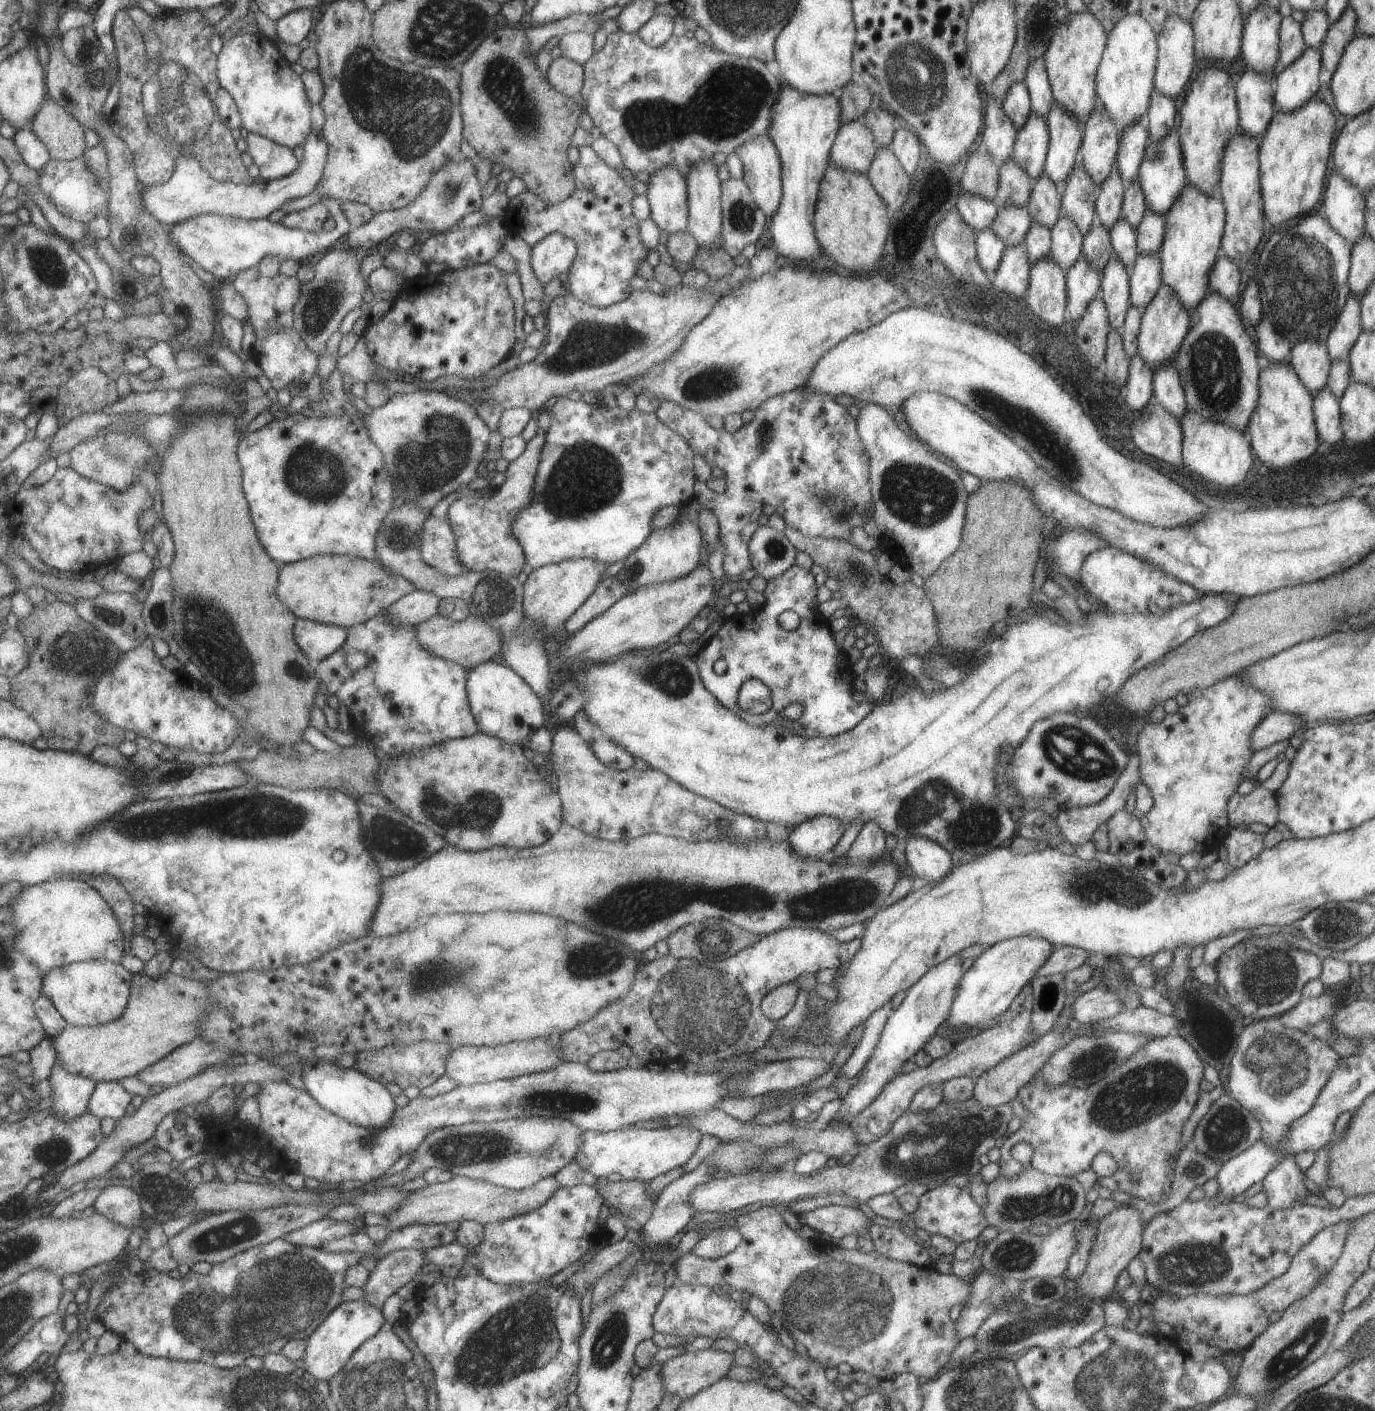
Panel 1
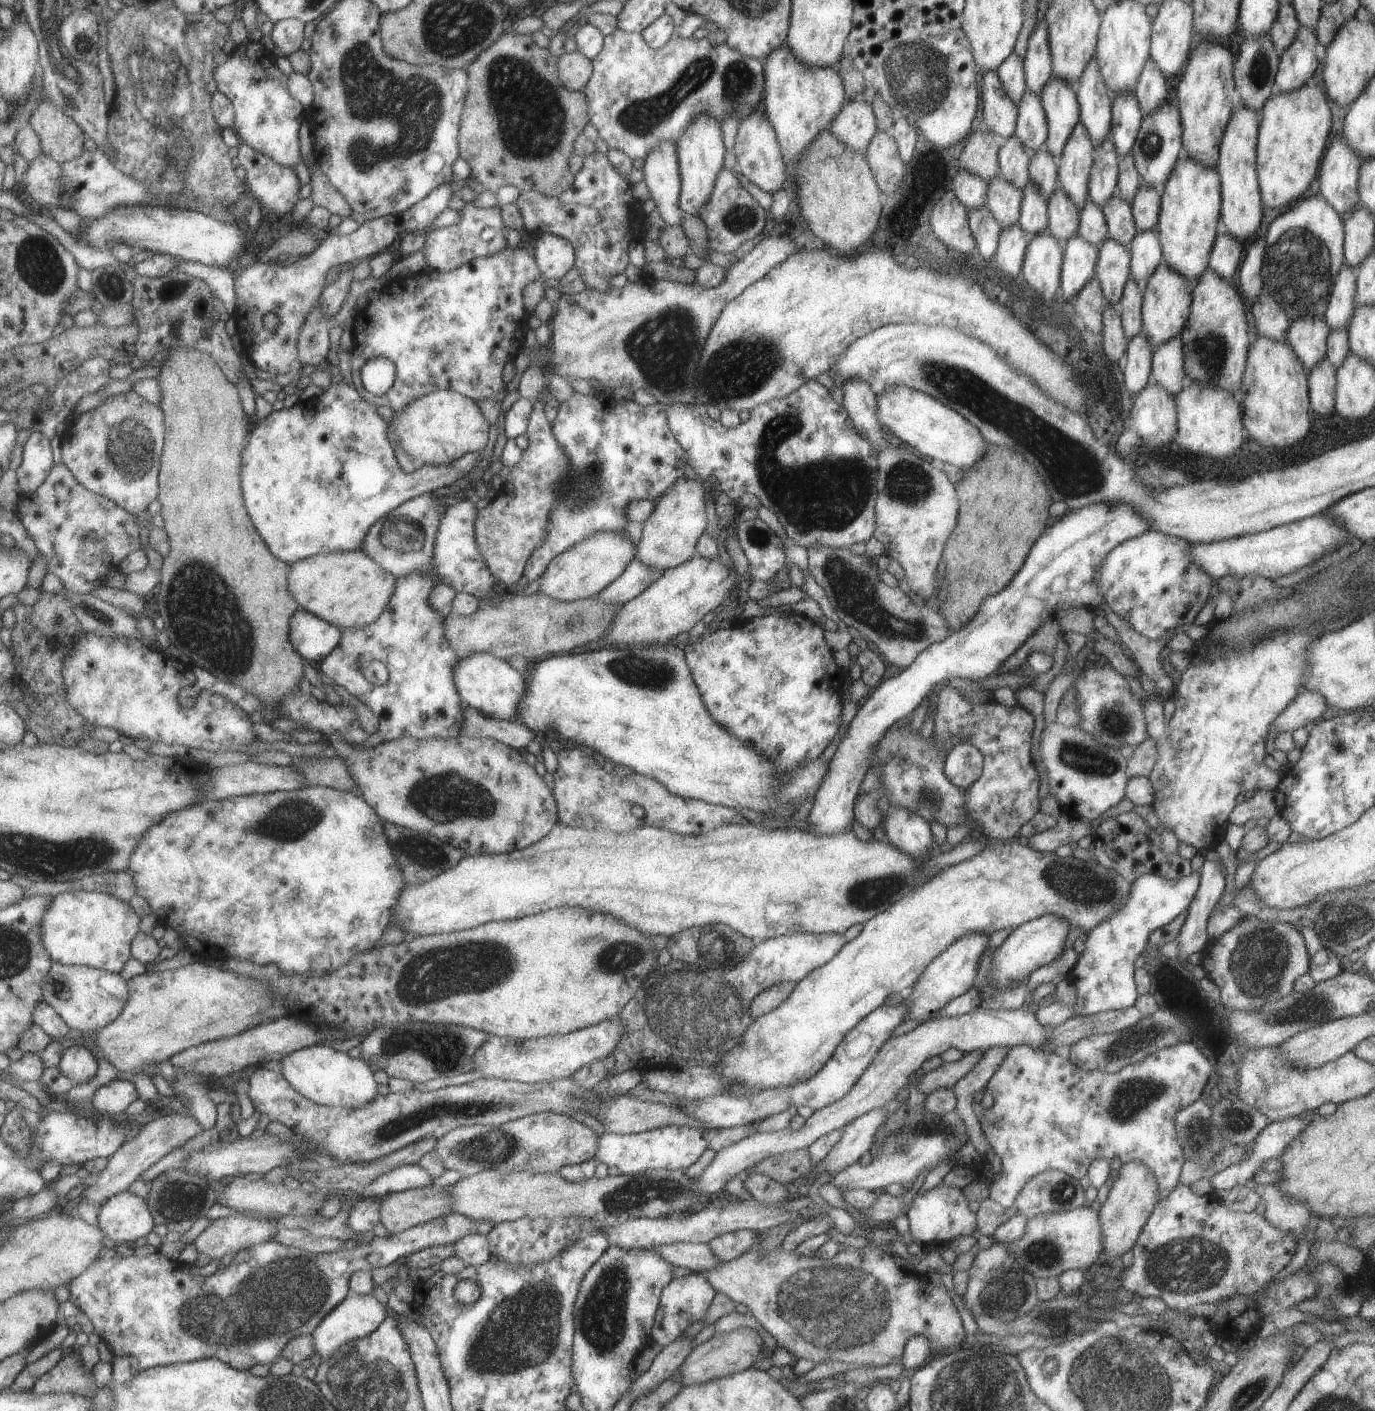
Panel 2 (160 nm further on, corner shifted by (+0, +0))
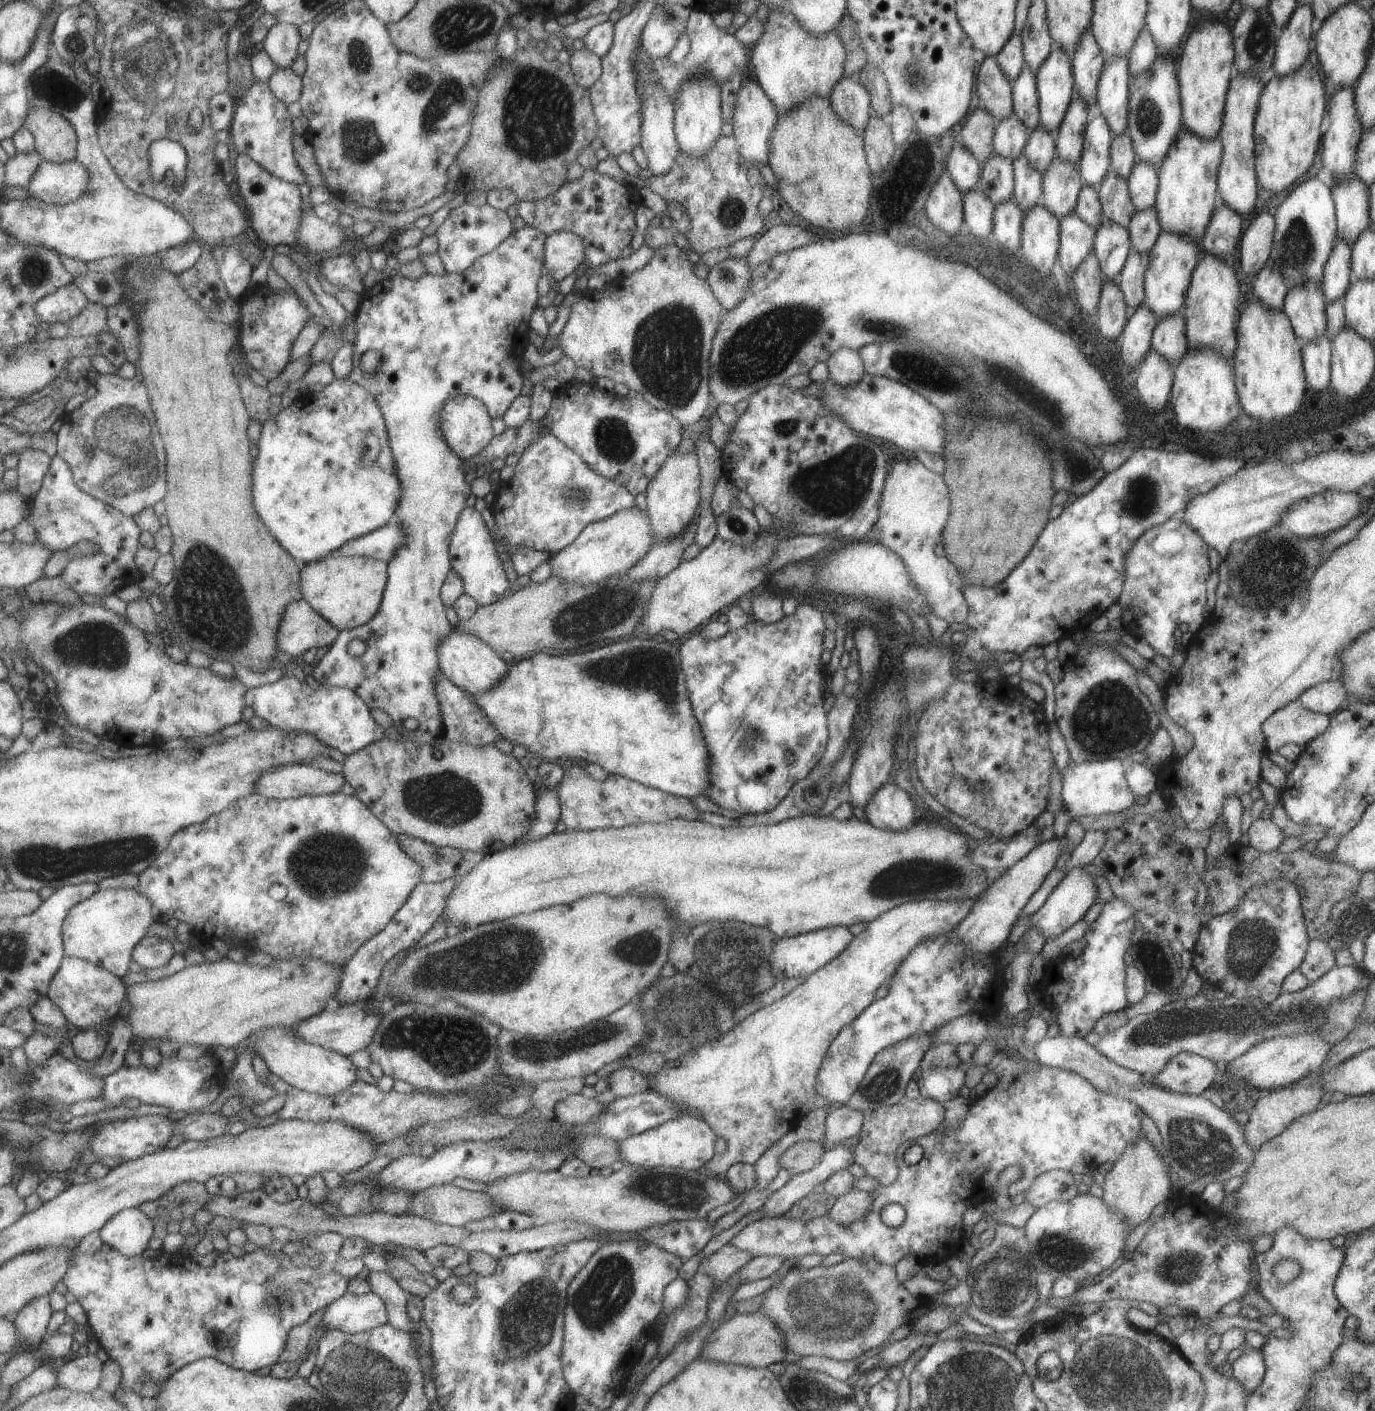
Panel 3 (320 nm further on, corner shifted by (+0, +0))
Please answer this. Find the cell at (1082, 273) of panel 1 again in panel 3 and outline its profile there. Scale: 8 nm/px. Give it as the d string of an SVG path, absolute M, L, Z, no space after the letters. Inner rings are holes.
M1074 210L1061 215L1058 223L1057 273L1068 279L1075 267L1092 250L1095 228L1080 219Z

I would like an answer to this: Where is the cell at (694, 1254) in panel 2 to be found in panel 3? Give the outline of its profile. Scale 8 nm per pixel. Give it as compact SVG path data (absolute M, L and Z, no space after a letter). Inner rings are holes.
M727 1244L702 1260L698 1269L703 1269L706 1275L711 1275L718 1282L724 1281L730 1274L733 1274L752 1258L753 1256L749 1251Z

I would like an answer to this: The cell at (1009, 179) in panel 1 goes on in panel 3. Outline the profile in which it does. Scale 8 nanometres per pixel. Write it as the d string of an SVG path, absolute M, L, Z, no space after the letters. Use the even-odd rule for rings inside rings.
M1013 112L1007 118L997 120L996 124L992 138L993 150L1012 162L1022 152L1030 135L1029 130Z

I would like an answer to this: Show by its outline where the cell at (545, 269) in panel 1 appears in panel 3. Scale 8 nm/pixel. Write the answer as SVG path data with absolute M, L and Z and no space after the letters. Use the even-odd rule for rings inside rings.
M557 231L545 241L545 268L552 283L563 280L585 264L584 242L577 233Z

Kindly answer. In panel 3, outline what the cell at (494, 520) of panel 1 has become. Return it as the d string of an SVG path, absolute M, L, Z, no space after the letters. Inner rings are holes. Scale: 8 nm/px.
M544 380L537 381L528 396L531 399L528 418L532 423L539 423L542 430L536 433L536 438L520 454L513 475L499 482L489 506L498 534L506 545L545 551L552 556L573 542L586 524L633 506L634 495L627 492L621 483L598 475L576 452L567 448L541 424L553 400Z

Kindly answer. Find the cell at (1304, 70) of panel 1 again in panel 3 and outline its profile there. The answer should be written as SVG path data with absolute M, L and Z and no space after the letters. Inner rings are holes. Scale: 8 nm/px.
M1298 3L1288 21L1278 30L1272 62L1275 76L1289 74L1307 60L1313 16L1311 6Z

